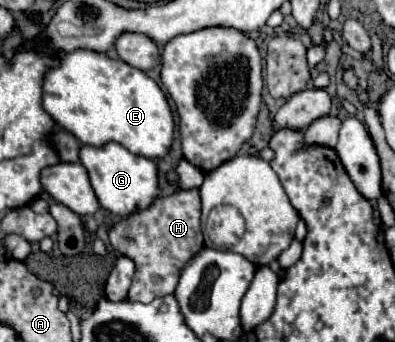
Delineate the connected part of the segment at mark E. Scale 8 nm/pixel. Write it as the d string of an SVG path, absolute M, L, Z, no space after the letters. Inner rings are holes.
M48 40L32 42L32 46L34 52L58 58L58 66L44 74L42 108L60 128L90 146L102 146L112 140L146 158L162 158L168 152L174 132L170 104L160 86L142 70L86 48L66 52L52 48Z

